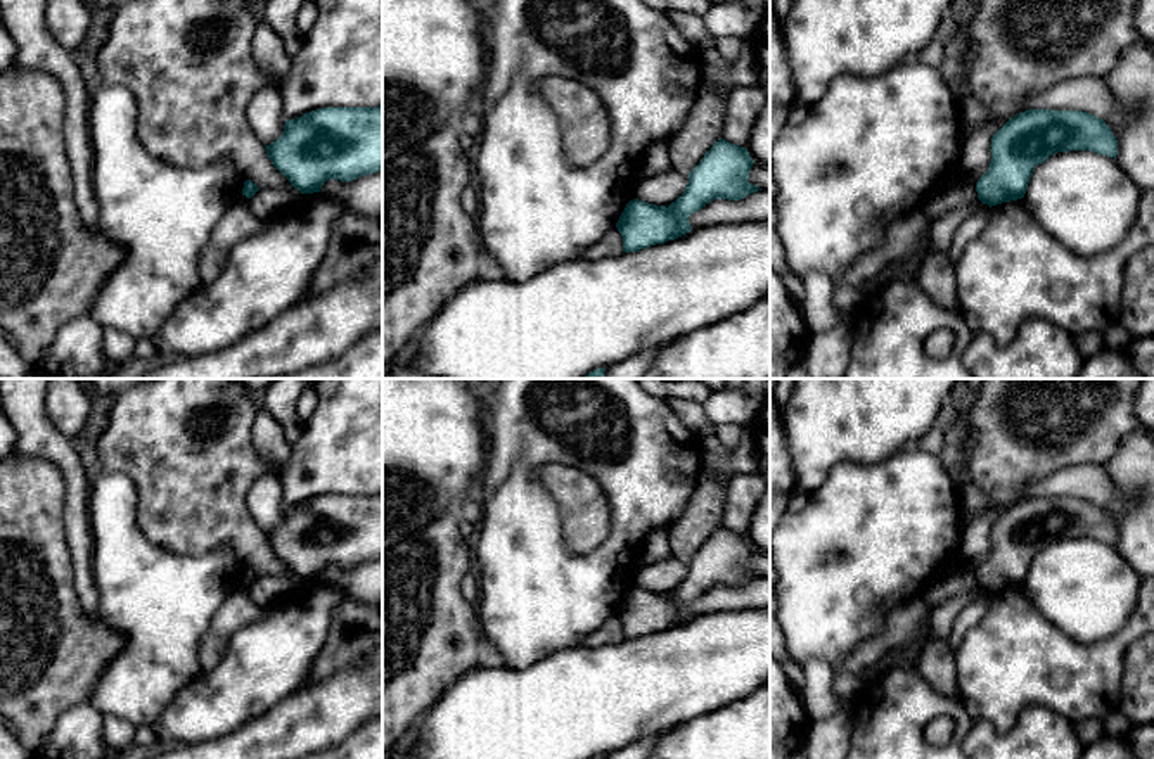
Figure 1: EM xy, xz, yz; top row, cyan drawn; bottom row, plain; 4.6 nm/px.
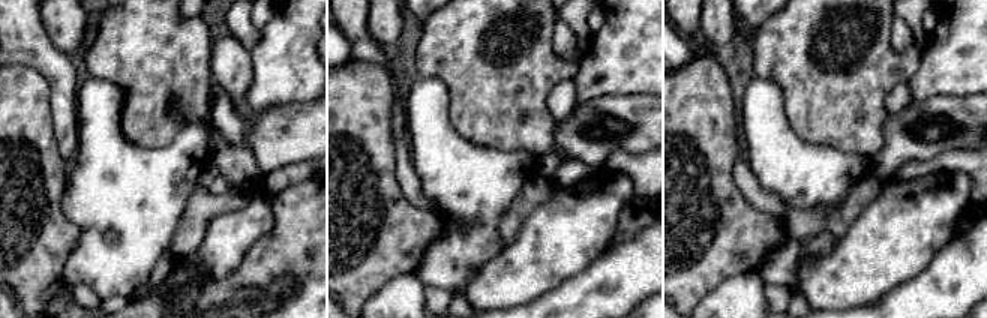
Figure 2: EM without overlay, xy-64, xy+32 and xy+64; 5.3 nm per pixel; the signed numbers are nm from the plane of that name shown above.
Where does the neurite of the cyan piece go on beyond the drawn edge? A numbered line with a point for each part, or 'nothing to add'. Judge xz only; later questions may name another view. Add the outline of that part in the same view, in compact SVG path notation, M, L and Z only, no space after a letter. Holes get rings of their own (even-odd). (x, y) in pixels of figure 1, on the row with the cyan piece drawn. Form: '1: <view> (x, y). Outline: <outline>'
nothing to add

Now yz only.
nothing to add

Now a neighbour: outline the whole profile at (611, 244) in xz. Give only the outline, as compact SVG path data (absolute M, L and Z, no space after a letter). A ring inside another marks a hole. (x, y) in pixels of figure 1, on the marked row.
M611 228L600 240L585 247L581 258L597 261L602 258L616 258L623 252L623 237L618 228Z

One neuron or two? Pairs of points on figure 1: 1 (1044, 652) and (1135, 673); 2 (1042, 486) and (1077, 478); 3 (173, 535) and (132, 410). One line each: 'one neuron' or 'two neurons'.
1: two neurons
2: one neuron
3: one neuron

